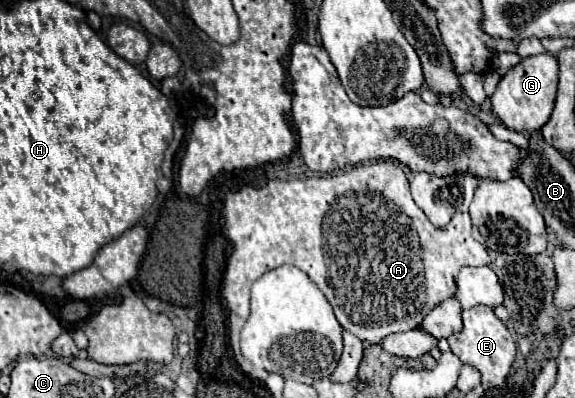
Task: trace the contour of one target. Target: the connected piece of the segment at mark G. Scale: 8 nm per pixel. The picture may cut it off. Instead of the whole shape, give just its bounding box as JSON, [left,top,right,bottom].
[491,51,559,133]

